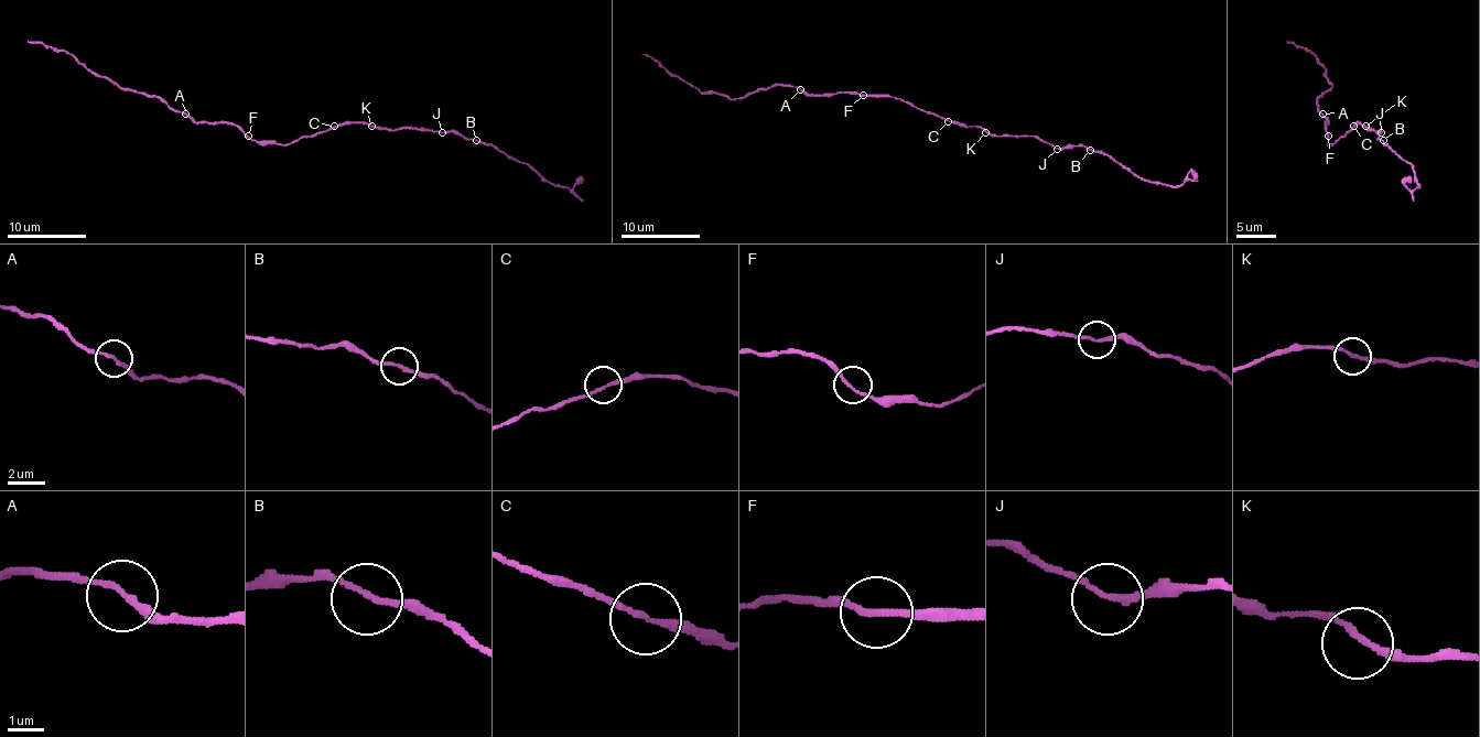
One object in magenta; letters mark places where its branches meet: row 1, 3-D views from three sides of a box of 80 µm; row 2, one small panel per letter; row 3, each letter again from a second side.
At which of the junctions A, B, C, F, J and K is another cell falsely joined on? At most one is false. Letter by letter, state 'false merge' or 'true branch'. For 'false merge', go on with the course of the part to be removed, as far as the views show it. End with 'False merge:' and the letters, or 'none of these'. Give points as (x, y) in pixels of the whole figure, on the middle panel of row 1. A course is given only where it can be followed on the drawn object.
A: true branch
B: true branch
C: true branch
F: true branch
J: true branch
K: true branch
False merge: none of these

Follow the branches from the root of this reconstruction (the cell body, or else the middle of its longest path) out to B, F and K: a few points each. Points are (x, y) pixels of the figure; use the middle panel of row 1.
B: (920, 111), (968, 127), (982, 127), (997, 137), (1037, 137), (1057, 149), (1087, 147), (1090, 150)
F: (920, 111), (893, 97), (863, 95)
K: (920, 111), (968, 127), (980, 127), (985, 132)

